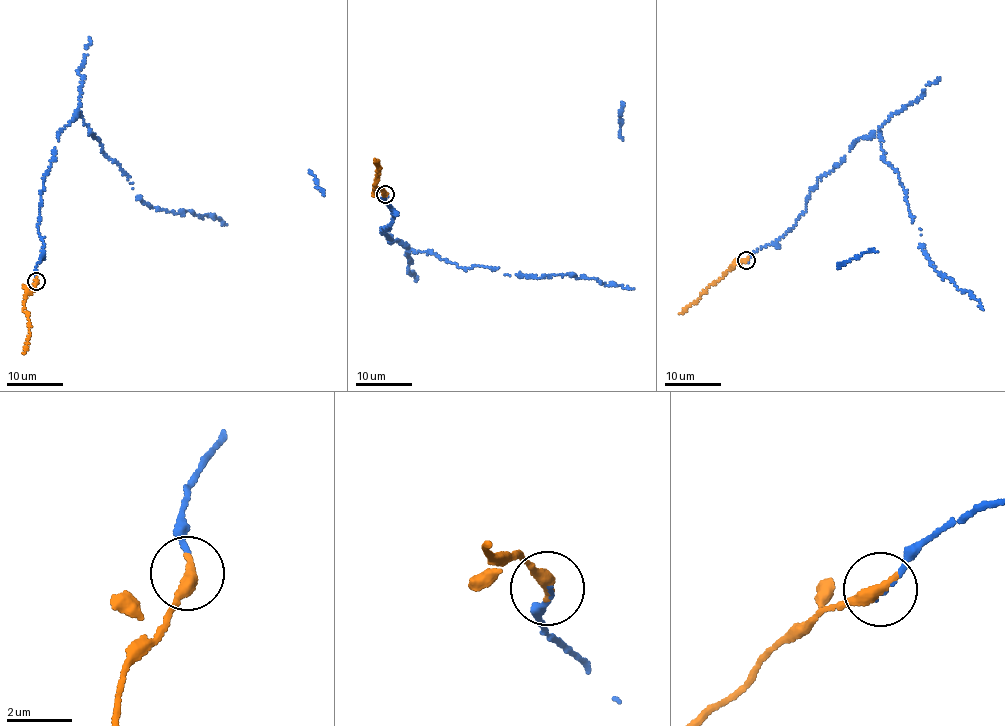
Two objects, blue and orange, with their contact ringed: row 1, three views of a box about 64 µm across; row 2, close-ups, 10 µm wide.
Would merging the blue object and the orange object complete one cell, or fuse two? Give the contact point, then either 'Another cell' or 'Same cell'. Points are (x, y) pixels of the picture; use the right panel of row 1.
Place: (746, 260). Same cell

